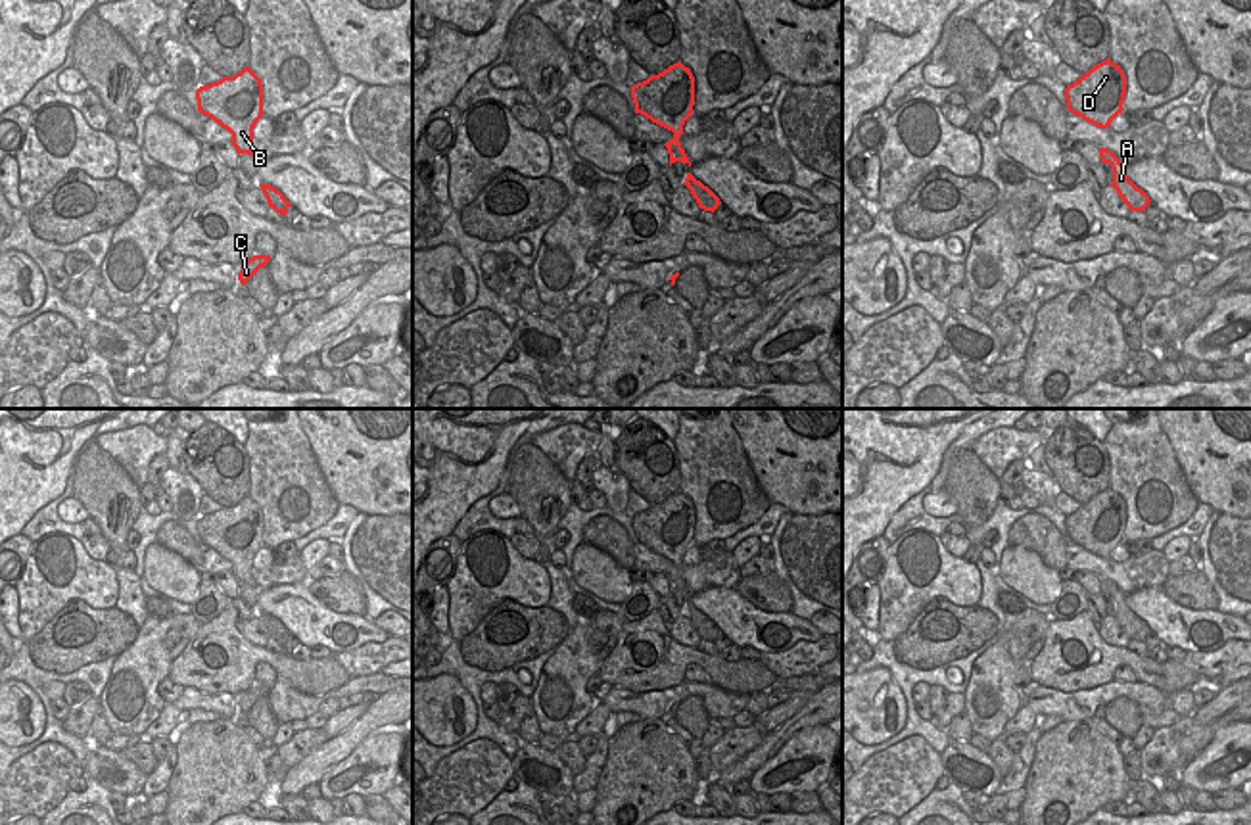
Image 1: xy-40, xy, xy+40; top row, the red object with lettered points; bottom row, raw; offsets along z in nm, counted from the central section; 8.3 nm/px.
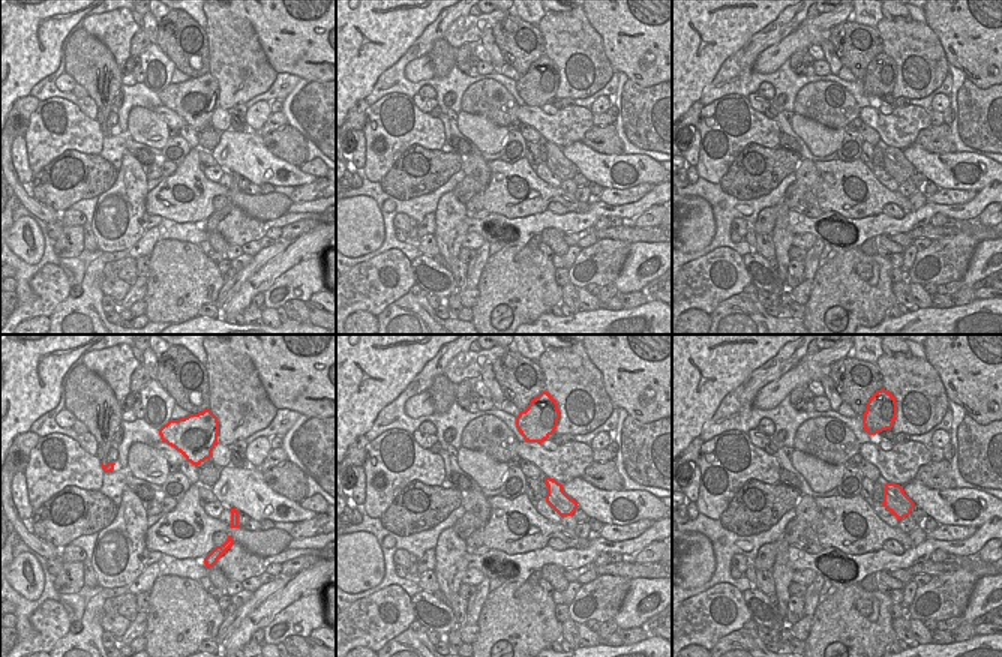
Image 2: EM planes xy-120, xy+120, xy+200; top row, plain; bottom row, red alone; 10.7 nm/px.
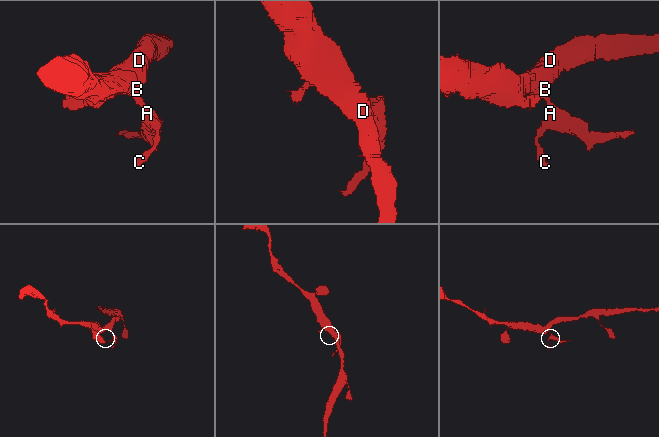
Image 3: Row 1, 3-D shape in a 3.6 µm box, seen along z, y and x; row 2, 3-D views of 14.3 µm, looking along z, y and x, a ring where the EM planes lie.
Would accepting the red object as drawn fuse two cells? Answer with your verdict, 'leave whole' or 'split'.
split

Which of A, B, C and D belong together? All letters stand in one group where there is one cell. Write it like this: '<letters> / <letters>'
A C / B D

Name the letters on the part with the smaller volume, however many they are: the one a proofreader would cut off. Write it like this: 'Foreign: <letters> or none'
Foreign: A, C

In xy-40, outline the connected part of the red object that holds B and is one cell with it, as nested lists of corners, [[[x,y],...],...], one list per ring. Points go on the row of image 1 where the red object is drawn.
[[[251,67],[200,86],[196,100],[200,113],[211,117],[232,134],[230,142],[238,155],[257,155],[253,150],[253,127],[263,117],[263,84]]]

